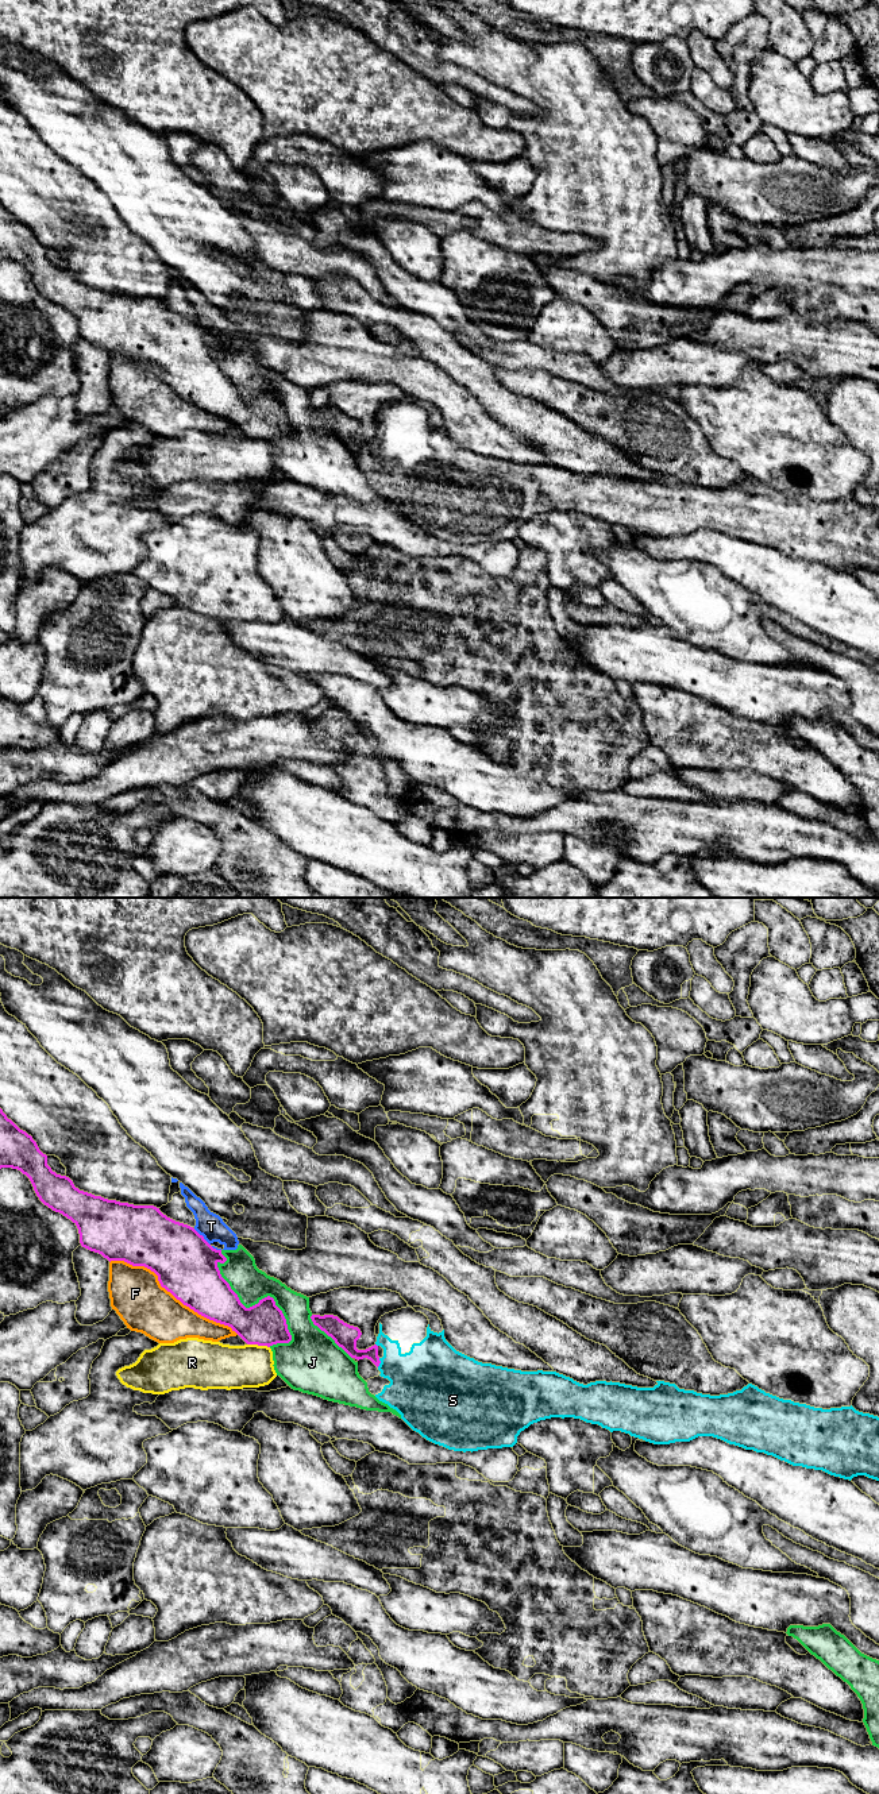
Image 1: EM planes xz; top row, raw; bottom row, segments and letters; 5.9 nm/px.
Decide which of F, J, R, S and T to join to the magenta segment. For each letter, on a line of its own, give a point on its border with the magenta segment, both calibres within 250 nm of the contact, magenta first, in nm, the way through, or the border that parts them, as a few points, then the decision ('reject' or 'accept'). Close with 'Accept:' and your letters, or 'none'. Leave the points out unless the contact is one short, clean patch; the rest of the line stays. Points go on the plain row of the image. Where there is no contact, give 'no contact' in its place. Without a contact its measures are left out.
F: meets magenta in xz at (172, 386); 360 nm thick on the magenta side, 320 nm on the other; reject
J: meets magenta in xz at (251, 400); 260 nm thick on the magenta side, 200 nm on the other; reject
R: meets magenta in xz at (258, 438); 260 nm thick on the magenta side, 260 nm on the other; reject
S: meets magenta in xz at (380, 455); 130 nm thick on the magenta side, 340 nm on the other; accept
T: meets magenta in xz at (207, 335); 360 nm thick on the magenta side, 160 nm on the other; border along xz (193, 321), (211, 339), (220, 343); reject
Accept: S

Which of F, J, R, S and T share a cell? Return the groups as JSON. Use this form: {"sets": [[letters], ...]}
{"sets": [["F"], ["J", "T"], ["R"], ["S"]]}

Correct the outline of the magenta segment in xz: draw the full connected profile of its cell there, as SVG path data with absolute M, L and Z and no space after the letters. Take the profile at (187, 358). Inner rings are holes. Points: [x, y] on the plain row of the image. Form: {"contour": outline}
{"contour": "M0 201L1 261L18 262L26 267L39 293L77 319L82 340L101 347L109 355L124 354L150 362L158 369L161 379L184 398L209 413L231 420L247 437L270 440L292 433L286 412L274 391L267 389L246 401L217 360L217 356L224 356L227 351L193 320L167 310L154 298L134 298L80 283L69 270L51 263L47 248L39 243L32 229L20 223Z"}

